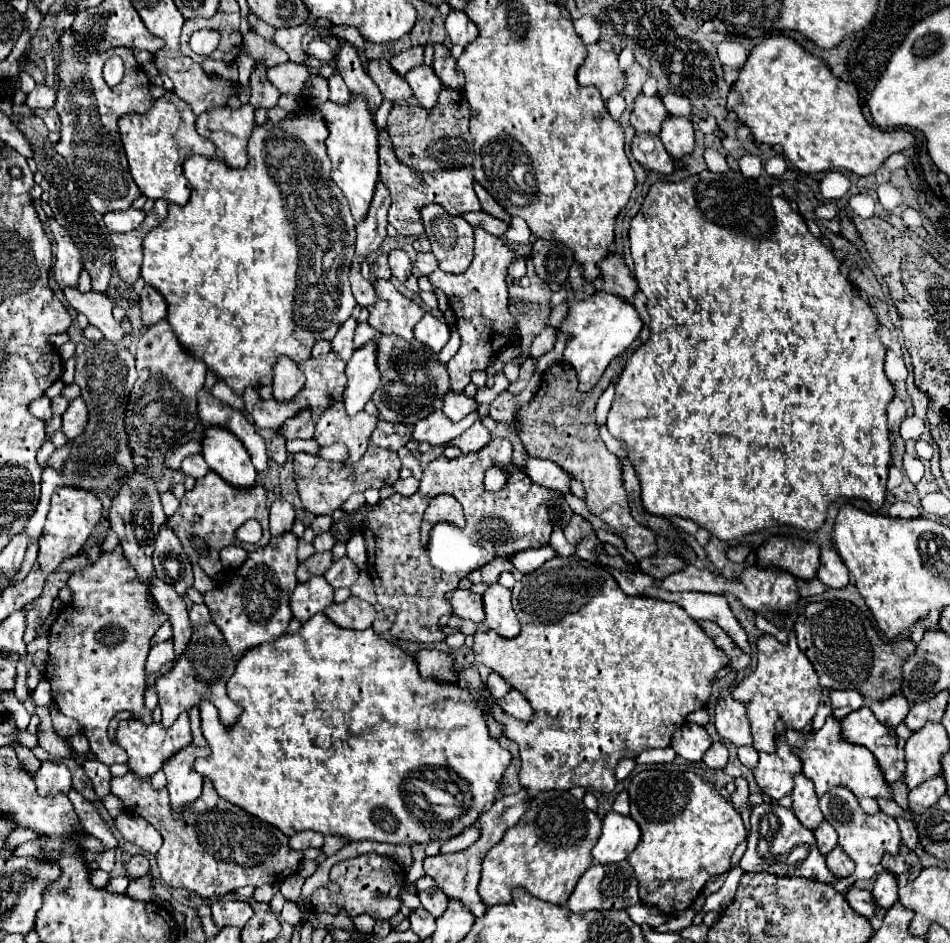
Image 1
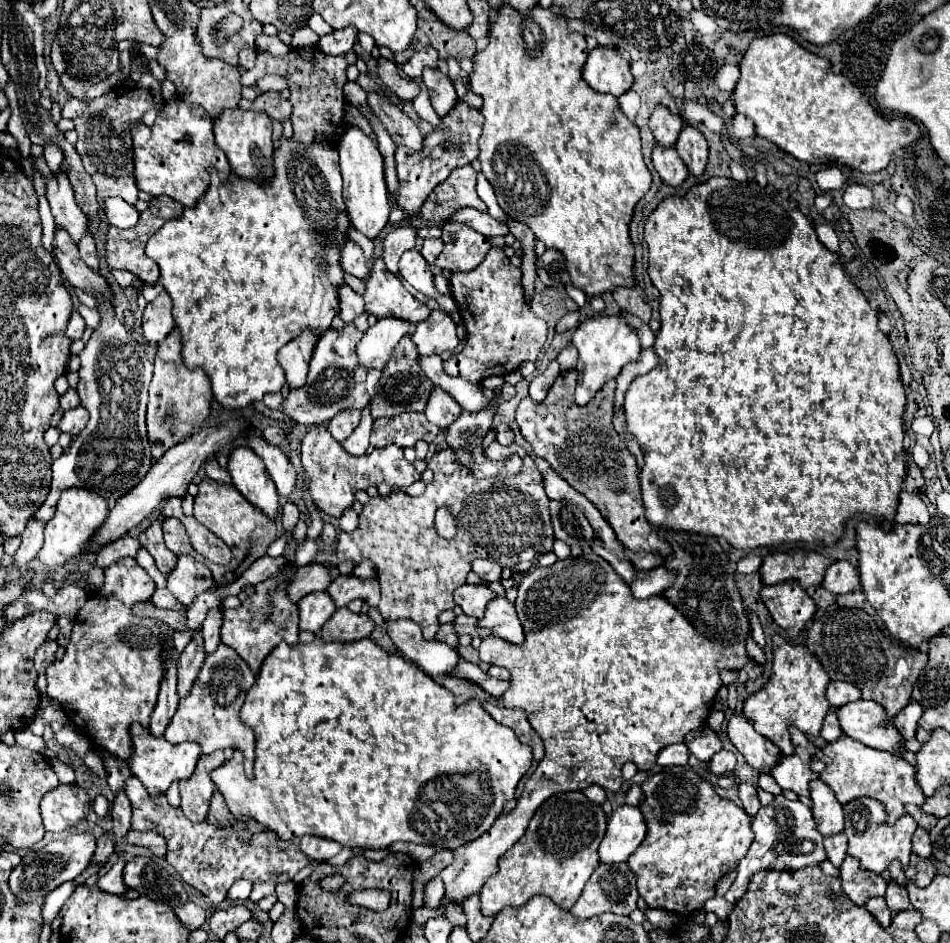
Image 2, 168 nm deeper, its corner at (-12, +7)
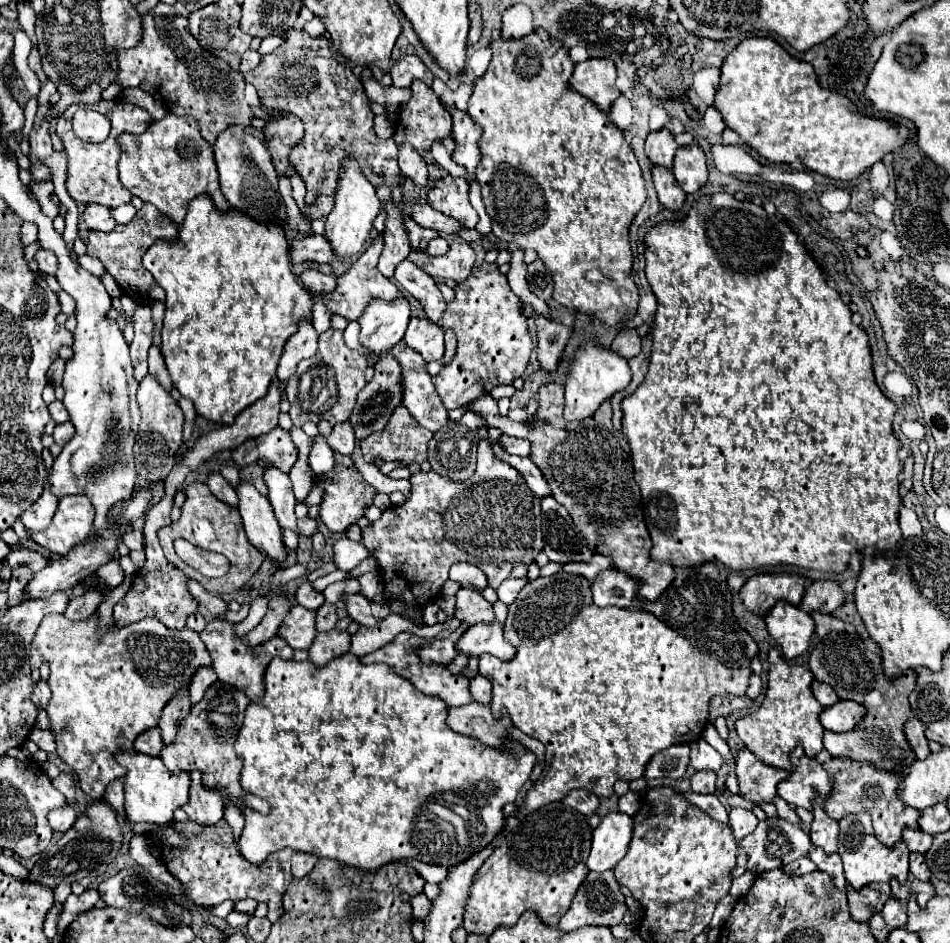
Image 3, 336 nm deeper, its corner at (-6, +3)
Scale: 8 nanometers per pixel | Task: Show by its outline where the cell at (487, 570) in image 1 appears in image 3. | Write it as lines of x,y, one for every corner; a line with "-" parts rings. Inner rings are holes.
454,563
450,567
450,581
460,583
462,587
476,587
476,589
484,589
488,585
486,575
470,563

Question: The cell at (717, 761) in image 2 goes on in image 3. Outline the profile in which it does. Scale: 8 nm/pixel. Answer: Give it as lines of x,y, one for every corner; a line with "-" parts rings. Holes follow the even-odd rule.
698,771
690,779
690,791
694,793
714,793
716,789
716,773
712,771

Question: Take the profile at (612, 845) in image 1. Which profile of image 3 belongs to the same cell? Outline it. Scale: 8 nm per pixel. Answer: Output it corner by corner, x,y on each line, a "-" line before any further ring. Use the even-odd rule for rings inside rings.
620,811
606,815
592,831
592,851
586,861
590,871
608,871
626,855
632,839
632,819

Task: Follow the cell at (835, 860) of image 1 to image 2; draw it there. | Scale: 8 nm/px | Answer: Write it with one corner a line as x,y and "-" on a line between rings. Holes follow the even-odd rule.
850,855
844,859
840,867
840,879
842,879
844,893
856,905
864,905
870,897
884,895
886,885
888,885
880,875
872,871
864,871
860,867
860,861
852,859

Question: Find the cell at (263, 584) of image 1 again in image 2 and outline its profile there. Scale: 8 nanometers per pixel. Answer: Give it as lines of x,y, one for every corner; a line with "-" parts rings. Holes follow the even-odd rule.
298,521
296,529
292,531
292,541
286,545
284,557
288,559
288,563
284,567
280,567
280,571
268,579
258,583
254,589
254,595
242,603
238,609
228,609
224,611
224,623
222,623
222,643
226,643
228,647
236,649
238,655
250,665
250,669
254,673
258,673
264,657
280,643
286,641
290,645
298,643
298,605
292,603
292,599
288,599
288,583
292,583
292,579
280,579
284,577
284,573
288,569
296,567
296,547
306,539
306,529
308,525
304,521

